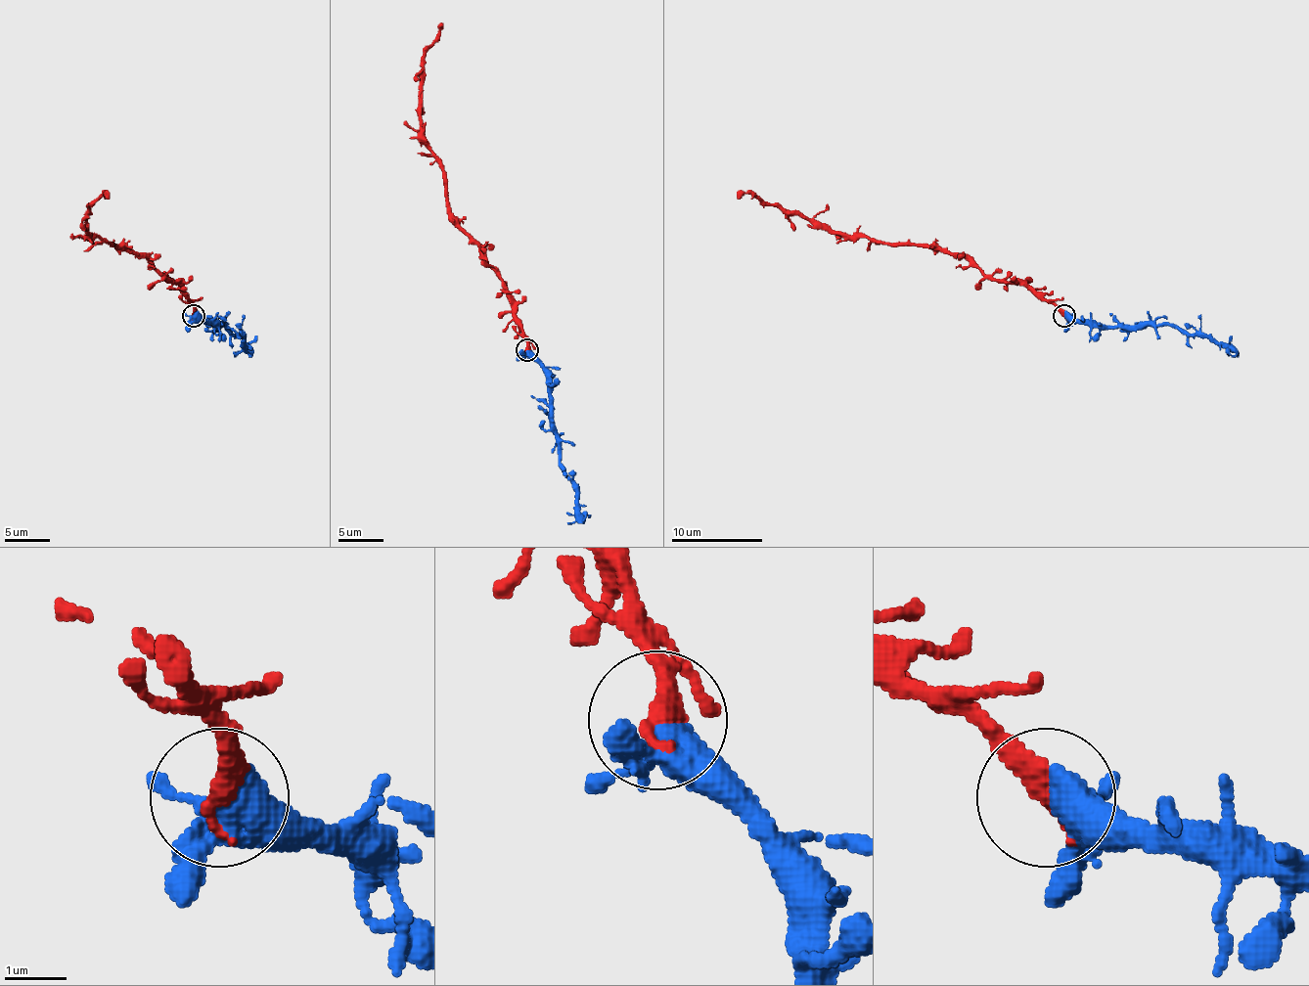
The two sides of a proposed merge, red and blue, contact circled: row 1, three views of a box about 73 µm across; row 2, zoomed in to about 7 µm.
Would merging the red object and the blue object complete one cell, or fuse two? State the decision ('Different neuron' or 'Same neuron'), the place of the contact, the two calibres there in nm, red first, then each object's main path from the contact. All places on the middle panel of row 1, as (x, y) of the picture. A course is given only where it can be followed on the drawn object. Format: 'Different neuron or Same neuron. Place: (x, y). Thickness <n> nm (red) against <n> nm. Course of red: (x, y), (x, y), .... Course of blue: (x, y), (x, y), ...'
Same neuron. Place: (526, 349). Thickness 400 nm (red) against 400 nm. Course of red: (526, 349), (510, 292), (449, 205), (446, 171), (424, 135), (422, 63), (442, 23). Course of blue: (526, 351), (547, 377), (549, 422), (558, 445), (558, 461), (576, 493), (576, 519), (567, 524)

